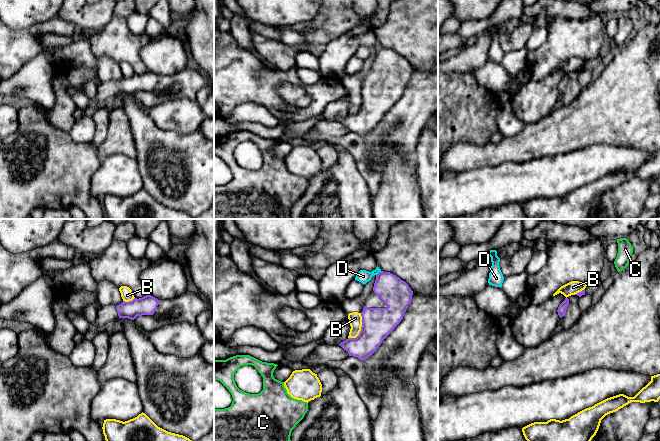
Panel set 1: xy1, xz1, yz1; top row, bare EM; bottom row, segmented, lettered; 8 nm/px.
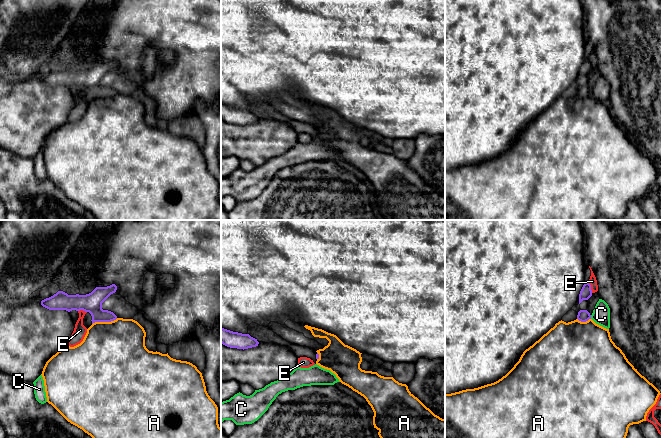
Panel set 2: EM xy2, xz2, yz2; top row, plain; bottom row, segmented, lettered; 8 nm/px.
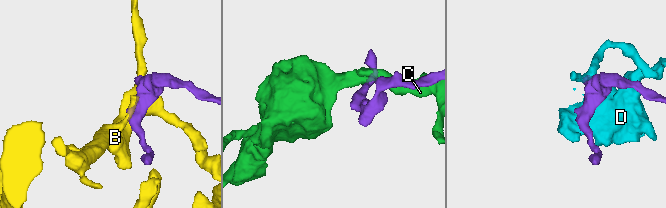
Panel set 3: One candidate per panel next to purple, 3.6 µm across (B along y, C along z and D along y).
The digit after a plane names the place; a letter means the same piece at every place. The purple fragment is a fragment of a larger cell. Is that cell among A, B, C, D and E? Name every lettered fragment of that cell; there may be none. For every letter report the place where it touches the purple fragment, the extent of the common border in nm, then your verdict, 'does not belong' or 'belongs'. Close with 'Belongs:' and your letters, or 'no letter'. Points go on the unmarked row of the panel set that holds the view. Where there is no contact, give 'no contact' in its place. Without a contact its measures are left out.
A: meets purple in xy2 at (104, 97); contact 220 nm long; does not belong
B: meets purple in xz1 at (361, 105); contact 240 nm long; does not belong
C: meets purple in yz2 at (590, 93); contact 30 nm long; does not belong
D: meets purple in xz1 at (378, 49); contact 60 nm long; does not belong
E: meets purple in yz2 at (590, 63); contact 90 nm long; does not belong
Belongs: no letter

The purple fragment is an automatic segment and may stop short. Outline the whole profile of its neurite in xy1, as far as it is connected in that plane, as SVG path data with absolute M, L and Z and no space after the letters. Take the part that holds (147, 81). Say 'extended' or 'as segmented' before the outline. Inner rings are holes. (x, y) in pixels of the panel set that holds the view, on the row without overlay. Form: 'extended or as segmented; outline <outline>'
extended; outline M146 71L142 74L134 74L132 77L121 80L108 81L98 84L97 95L94 102L100 104L104 101L114 98L118 94L128 94L134 96L137 92L153 91L159 80L157 74Z

